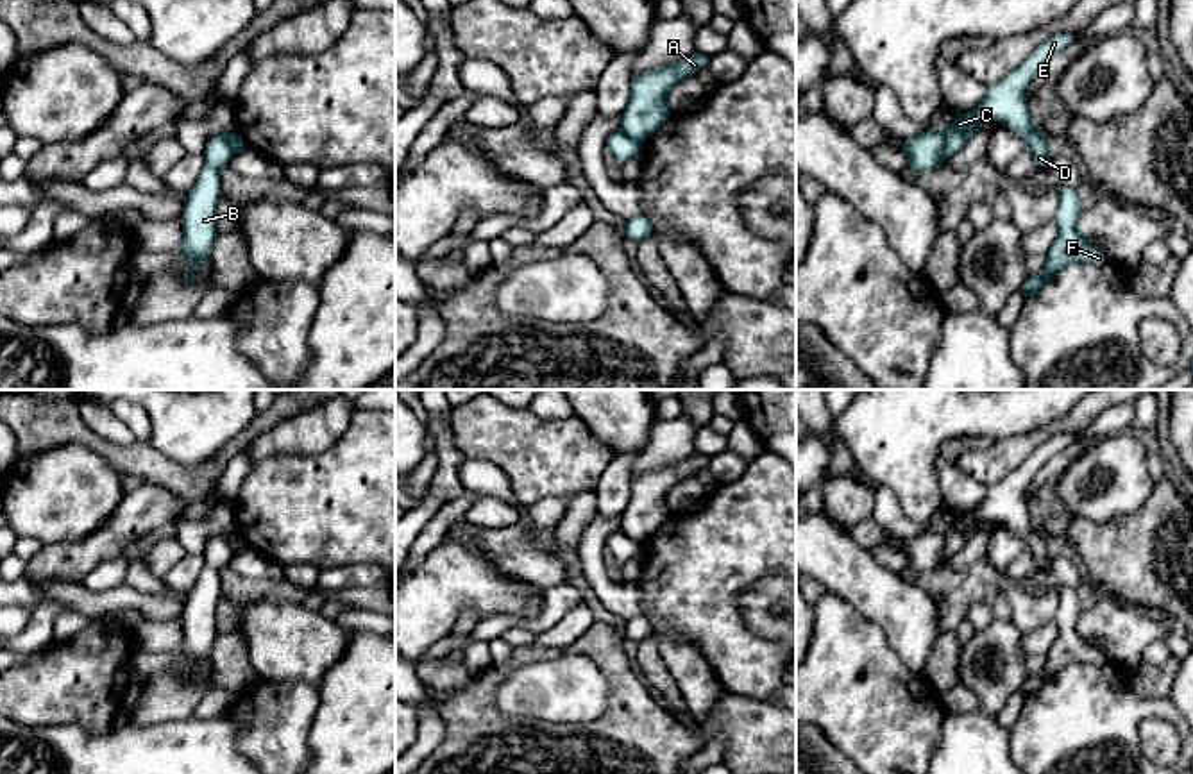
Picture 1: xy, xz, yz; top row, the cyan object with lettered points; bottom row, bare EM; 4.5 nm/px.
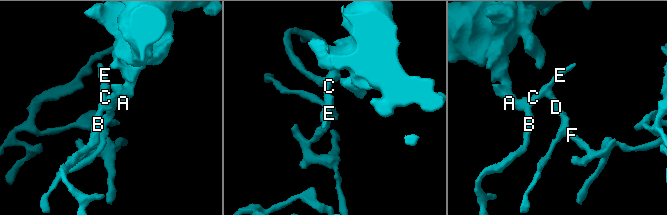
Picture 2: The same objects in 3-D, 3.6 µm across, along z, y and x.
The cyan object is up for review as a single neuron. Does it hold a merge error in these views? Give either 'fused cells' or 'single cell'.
fused cells

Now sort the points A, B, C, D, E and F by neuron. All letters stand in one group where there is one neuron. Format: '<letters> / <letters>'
A / B C D E F

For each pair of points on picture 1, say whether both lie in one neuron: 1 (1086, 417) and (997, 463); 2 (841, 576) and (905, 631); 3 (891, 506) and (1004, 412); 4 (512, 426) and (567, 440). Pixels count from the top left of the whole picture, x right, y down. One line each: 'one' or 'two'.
1: one
2: one
3: two
4: one

